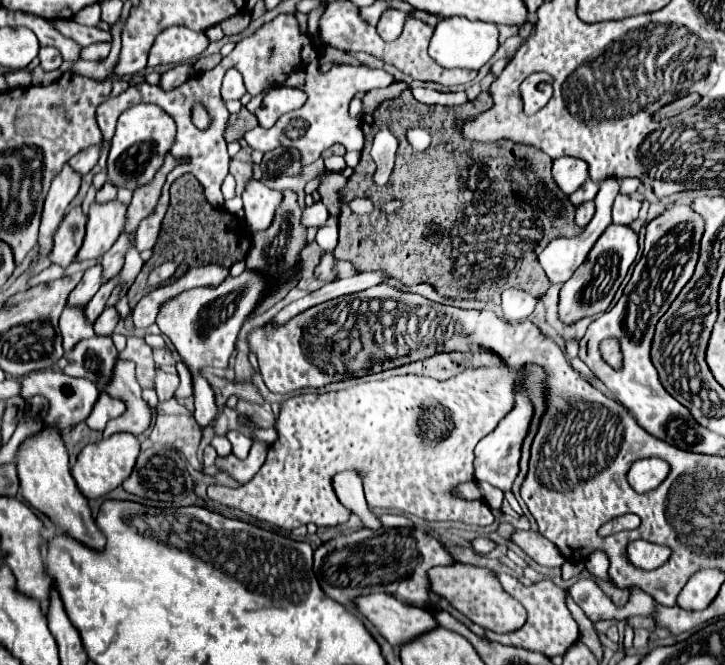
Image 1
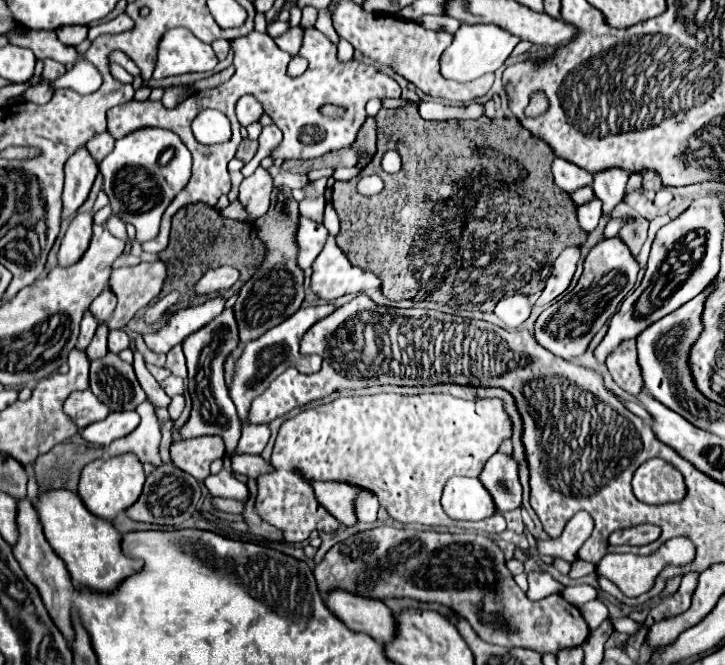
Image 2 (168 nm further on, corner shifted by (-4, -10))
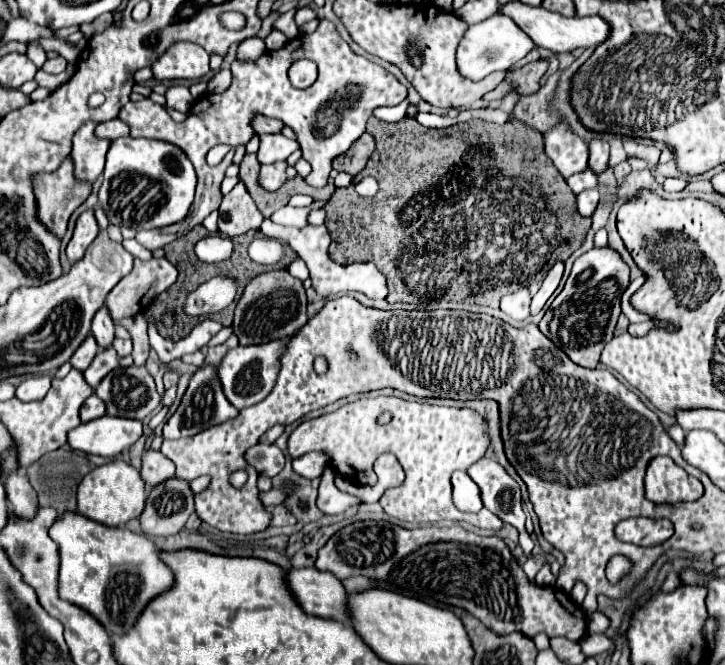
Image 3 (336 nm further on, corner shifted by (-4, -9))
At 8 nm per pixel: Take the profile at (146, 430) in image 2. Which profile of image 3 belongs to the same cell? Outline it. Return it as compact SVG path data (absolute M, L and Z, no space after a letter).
M146 448L142 452L142 470L140 470L140 474L142 474L146 484L156 486L156 484L164 482L164 478L174 476L174 466L162 452Z

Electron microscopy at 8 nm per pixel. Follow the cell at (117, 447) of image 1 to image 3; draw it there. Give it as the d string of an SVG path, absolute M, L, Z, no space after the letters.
M112 460L90 470L78 486L78 512L106 526L124 526L128 520L138 518L144 510L144 500L146 484L140 478L140 472L124 460Z

